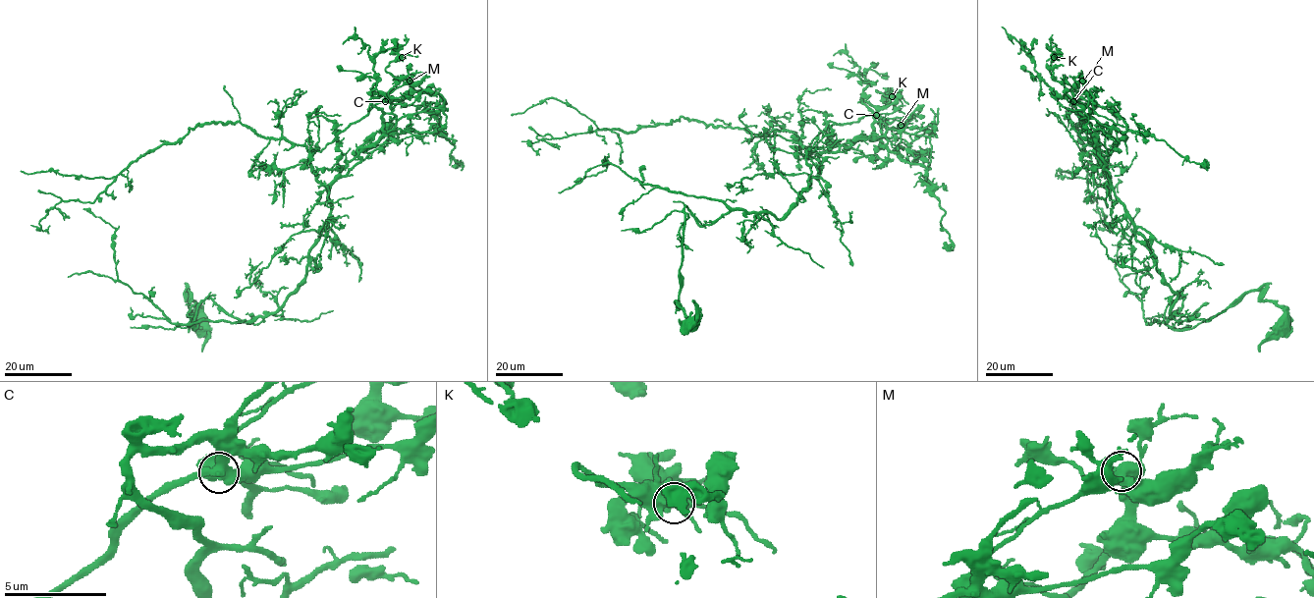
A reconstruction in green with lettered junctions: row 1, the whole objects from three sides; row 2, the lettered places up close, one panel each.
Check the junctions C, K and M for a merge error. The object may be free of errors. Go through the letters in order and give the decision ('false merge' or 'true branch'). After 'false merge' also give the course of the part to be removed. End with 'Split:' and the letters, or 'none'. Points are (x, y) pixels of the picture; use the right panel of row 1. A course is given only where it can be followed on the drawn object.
C: false merge | (1073, 101), (1080, 97), (1093, 106), (1099, 105), (1125, 119)
K: true branch
M: true branch
Split: C

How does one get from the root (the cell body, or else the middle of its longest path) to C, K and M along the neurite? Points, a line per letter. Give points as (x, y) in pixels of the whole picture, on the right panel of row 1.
C: (1282, 324), (1259, 291), (1164, 322), (1184, 298), (1167, 321), (1177, 294), (1091, 124), (1058, 98), (1073, 101)
K: (1282, 324), (1259, 291), (1164, 322), (1184, 298), (1167, 321), (1177, 294), (1091, 124), (1058, 100), (1054, 57)
M: (1282, 324), (1259, 291), (1191, 328), (1164, 322), (1184, 298), (1167, 321), (1177, 294), (1116, 195), (1082, 81)

